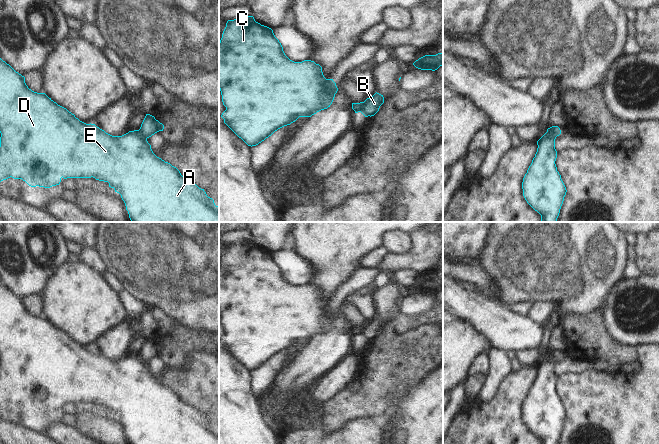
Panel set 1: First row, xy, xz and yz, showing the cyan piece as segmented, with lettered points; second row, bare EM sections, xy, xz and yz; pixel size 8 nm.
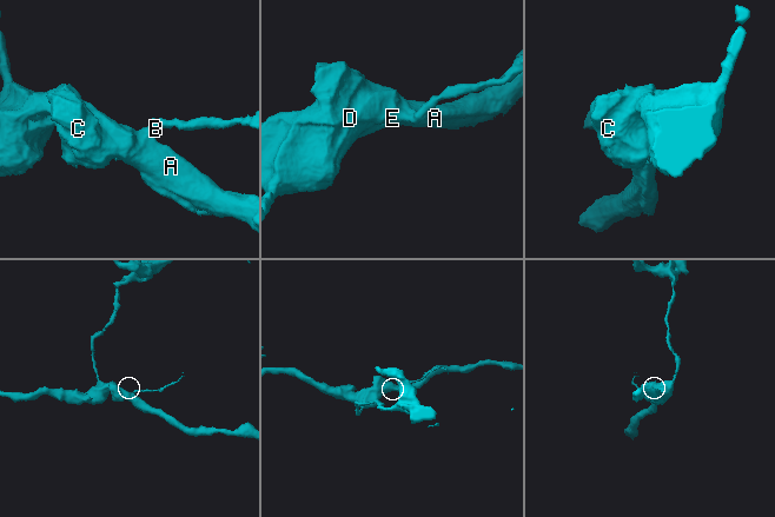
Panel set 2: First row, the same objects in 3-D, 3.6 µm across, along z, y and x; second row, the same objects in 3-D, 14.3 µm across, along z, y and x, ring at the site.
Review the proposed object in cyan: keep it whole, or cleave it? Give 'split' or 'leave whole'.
split

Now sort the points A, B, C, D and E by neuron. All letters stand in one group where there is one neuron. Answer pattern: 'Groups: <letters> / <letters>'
Groups: A C D E / B

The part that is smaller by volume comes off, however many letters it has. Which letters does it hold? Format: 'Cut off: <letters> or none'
Cut off: B

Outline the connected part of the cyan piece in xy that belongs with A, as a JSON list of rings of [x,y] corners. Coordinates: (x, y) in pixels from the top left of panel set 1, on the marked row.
[[[0,58],[0,182],[10,177],[14,179],[22,179],[31,187],[50,188],[59,185],[61,178],[95,178],[99,181],[109,183],[109,187],[121,195],[128,211],[129,218],[132,222],[219,222],[219,207],[215,205],[214,200],[207,196],[204,189],[199,188],[190,180],[184,178],[180,171],[157,157],[139,130],[129,131],[122,136],[112,136],[95,124],[86,124],[75,117],[66,108],[58,105],[45,93],[37,93],[28,88],[25,83],[25,77],[16,72],[9,64]]]

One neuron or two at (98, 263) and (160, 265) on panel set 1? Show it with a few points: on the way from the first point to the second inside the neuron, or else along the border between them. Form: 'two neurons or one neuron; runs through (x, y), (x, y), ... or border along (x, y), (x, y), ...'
two neurons; border along (100, 255), (109, 272)

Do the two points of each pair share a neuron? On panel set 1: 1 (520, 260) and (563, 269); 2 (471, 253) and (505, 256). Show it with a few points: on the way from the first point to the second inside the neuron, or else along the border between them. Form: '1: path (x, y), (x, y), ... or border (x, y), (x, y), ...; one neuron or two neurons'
1: path (529, 271), (531, 273), (552, 273); one neuron
2: border (490, 232), (480, 263); two neurons

